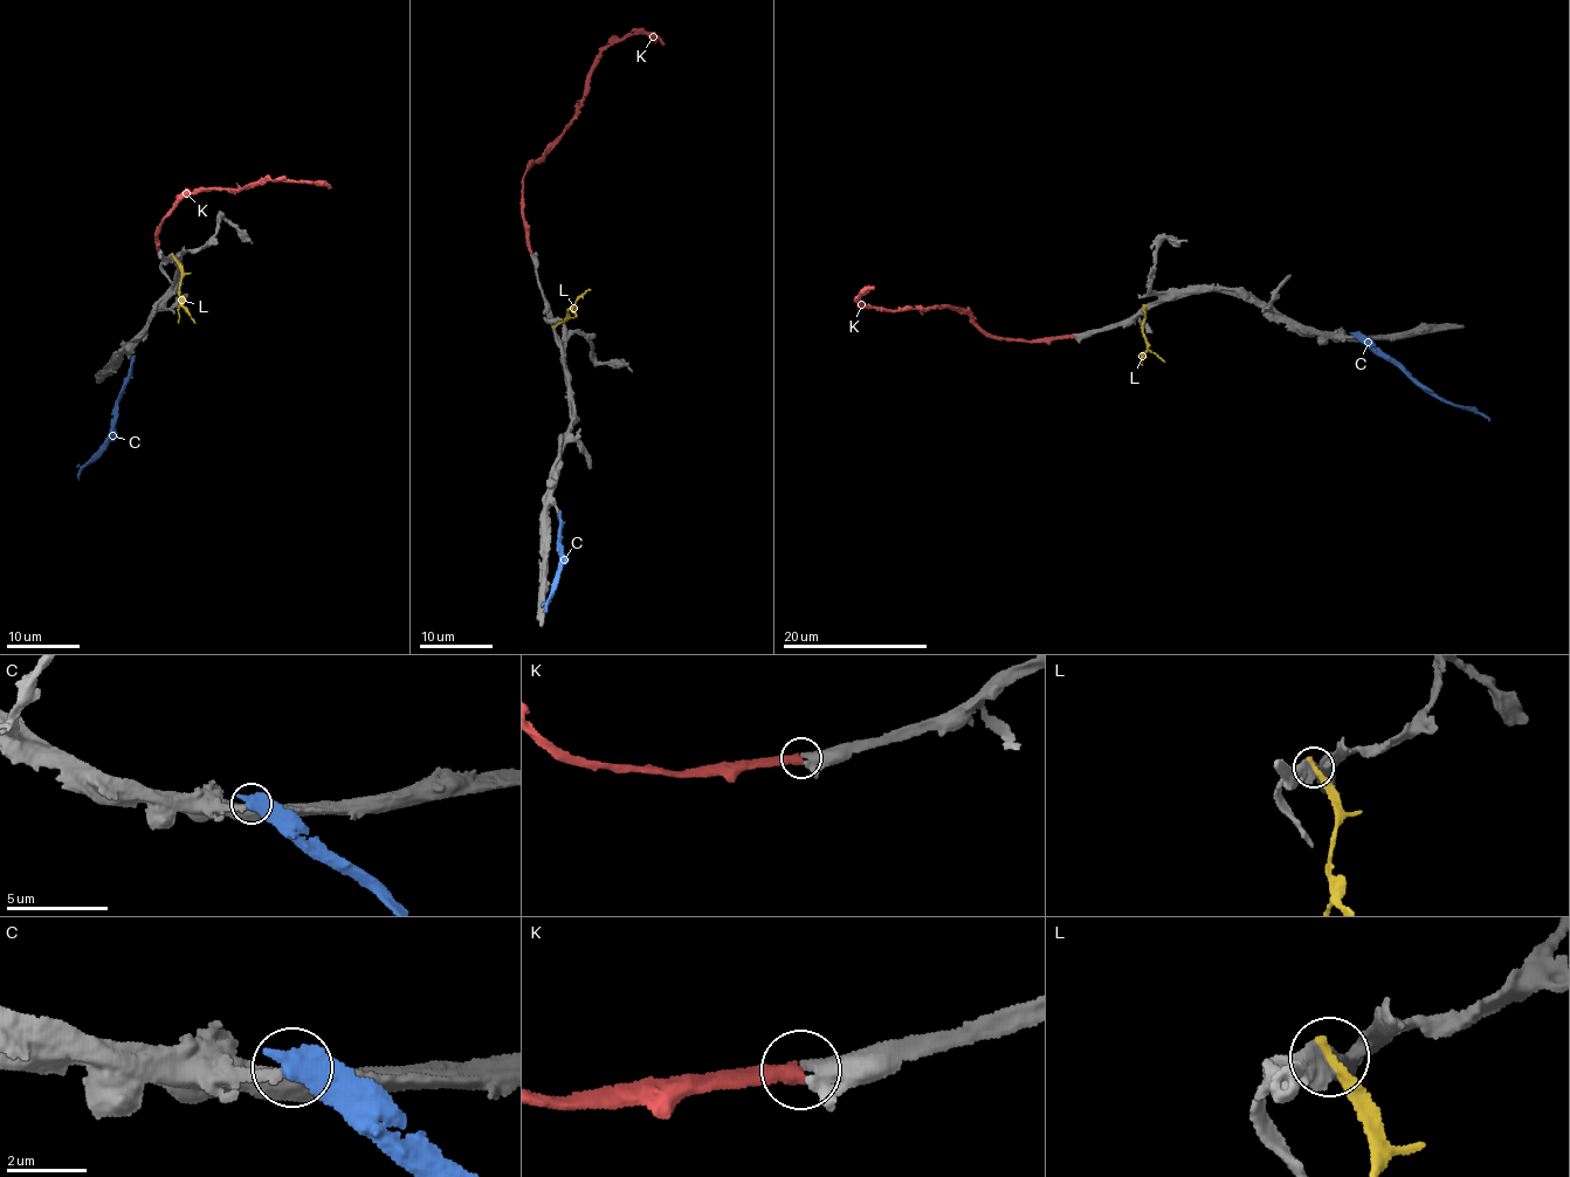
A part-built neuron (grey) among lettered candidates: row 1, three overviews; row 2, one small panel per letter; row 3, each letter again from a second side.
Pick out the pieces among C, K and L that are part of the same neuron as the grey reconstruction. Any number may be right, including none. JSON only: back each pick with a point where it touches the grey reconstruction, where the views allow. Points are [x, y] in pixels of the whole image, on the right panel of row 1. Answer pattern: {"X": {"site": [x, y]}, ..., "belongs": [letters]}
{"K": {"site": [1073, 336]}, "belongs": ["K"]}

